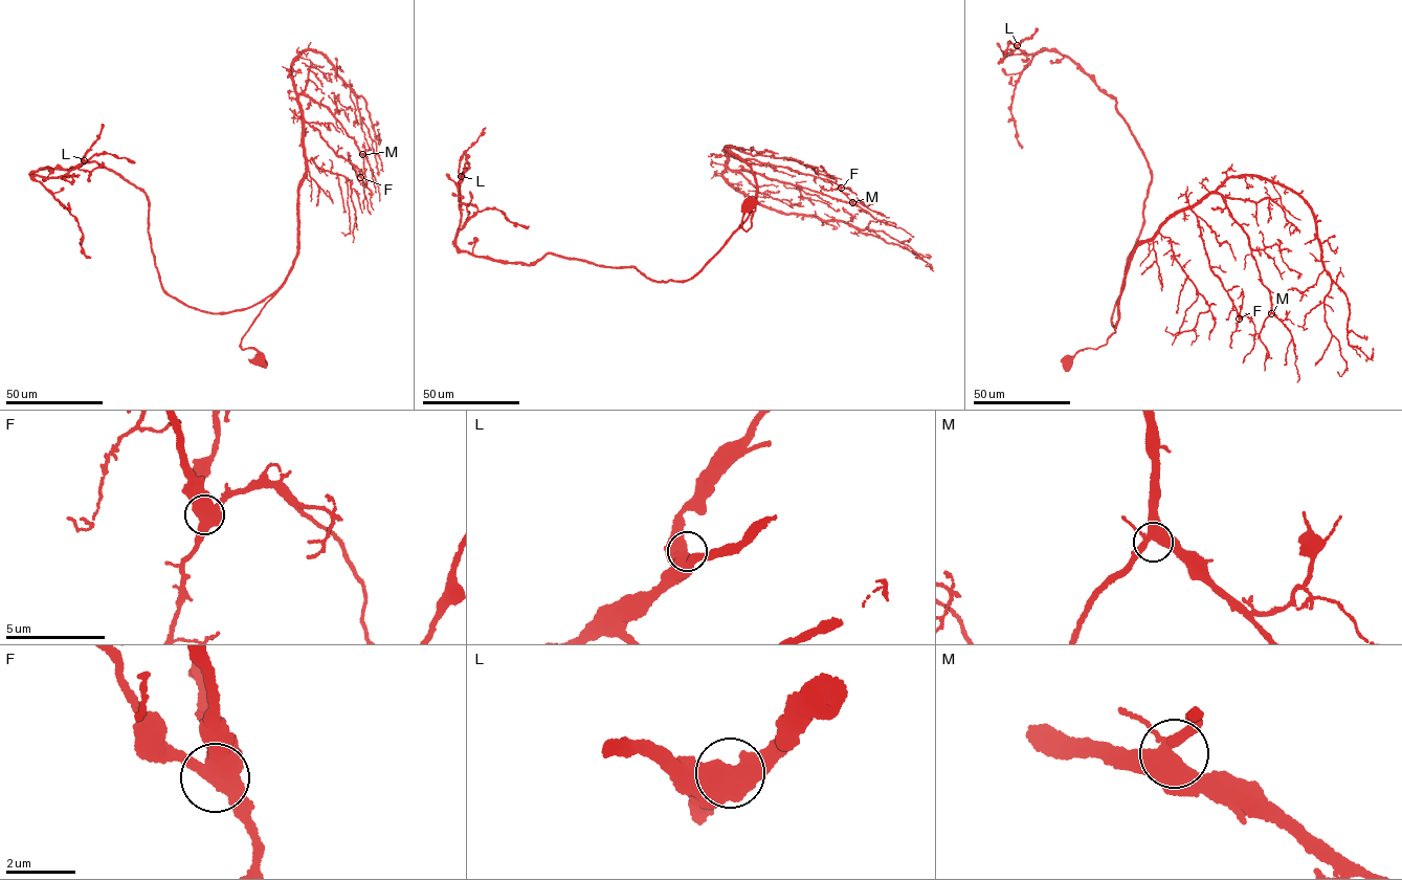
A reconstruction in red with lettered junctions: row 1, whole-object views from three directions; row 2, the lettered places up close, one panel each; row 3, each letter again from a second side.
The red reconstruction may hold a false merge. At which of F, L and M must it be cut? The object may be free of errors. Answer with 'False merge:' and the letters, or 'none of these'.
False merge: F

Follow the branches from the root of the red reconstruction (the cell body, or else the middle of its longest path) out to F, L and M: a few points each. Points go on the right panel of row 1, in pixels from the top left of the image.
F: (1067, 359), (1106, 343), (1115, 331), (1134, 247), (1187, 208), (1196, 216), (1211, 270), (1239, 318)
L: (1067, 359), (1100, 347), (1115, 331), (1110, 317), (1151, 176), (1114, 97), (1060, 52), (1027, 54), (1017, 45)
M: (1067, 359), (1100, 347), (1115, 331), (1134, 247), (1169, 218), (1213, 193), (1221, 196), (1246, 234), (1271, 313)

